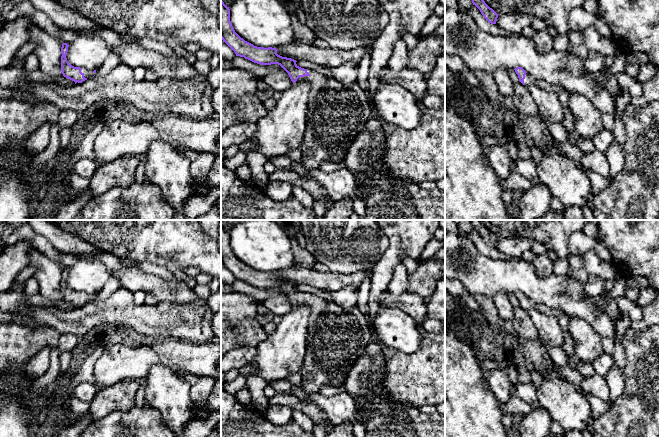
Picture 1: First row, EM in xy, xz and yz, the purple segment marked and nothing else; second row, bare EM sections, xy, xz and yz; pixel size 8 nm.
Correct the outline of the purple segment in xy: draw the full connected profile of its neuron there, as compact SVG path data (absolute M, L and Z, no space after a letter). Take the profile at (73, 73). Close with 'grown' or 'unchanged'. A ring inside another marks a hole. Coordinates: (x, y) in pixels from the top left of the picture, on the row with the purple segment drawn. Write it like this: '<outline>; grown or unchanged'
M63 43L61 47L61 71L64 77L72 80L76 83L82 83L83 81L95 76L96 70L90 71L80 67L72 66L66 58L69 45Z; grown

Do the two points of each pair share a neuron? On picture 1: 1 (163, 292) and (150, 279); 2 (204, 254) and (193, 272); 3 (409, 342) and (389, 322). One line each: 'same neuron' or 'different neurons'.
1: same neuron
2: different neurons
3: same neuron

